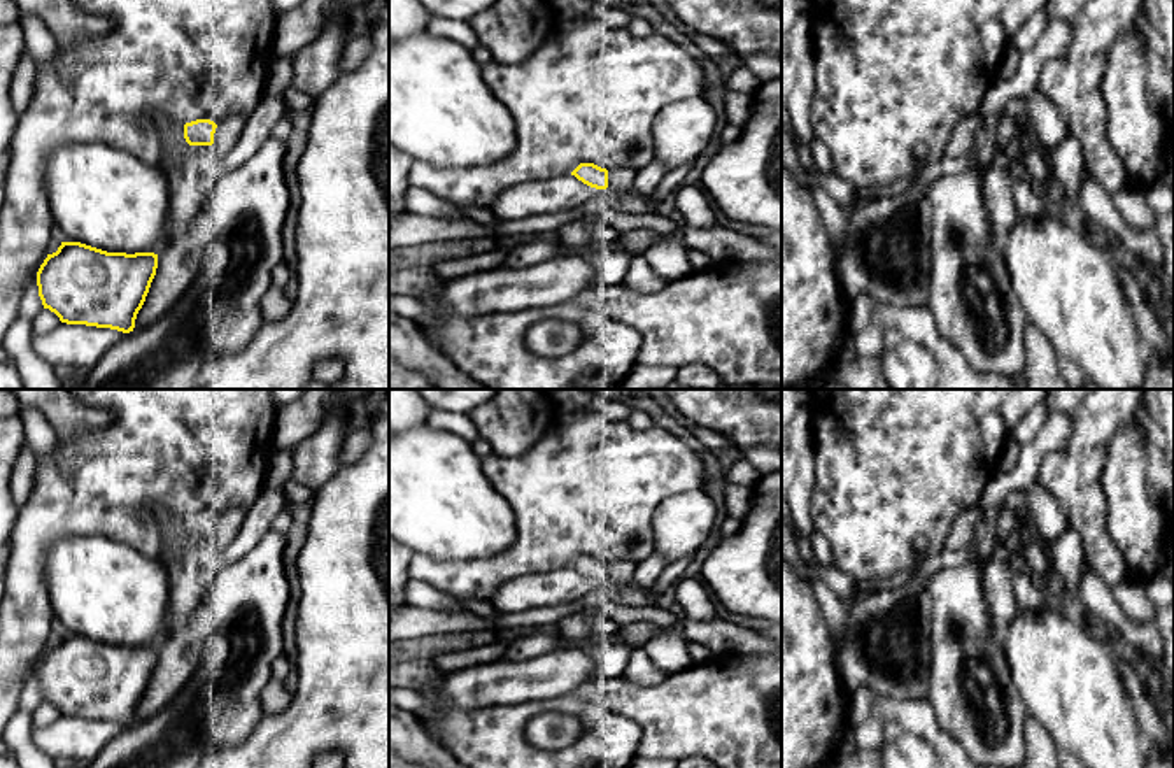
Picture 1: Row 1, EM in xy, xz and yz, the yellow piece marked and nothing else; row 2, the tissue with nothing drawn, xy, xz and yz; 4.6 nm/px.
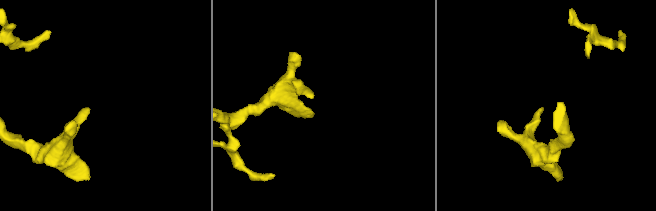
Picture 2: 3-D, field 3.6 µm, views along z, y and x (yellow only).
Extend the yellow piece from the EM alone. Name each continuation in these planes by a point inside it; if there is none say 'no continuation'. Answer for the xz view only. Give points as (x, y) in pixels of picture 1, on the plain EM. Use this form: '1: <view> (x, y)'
1: xz (621, 574)

